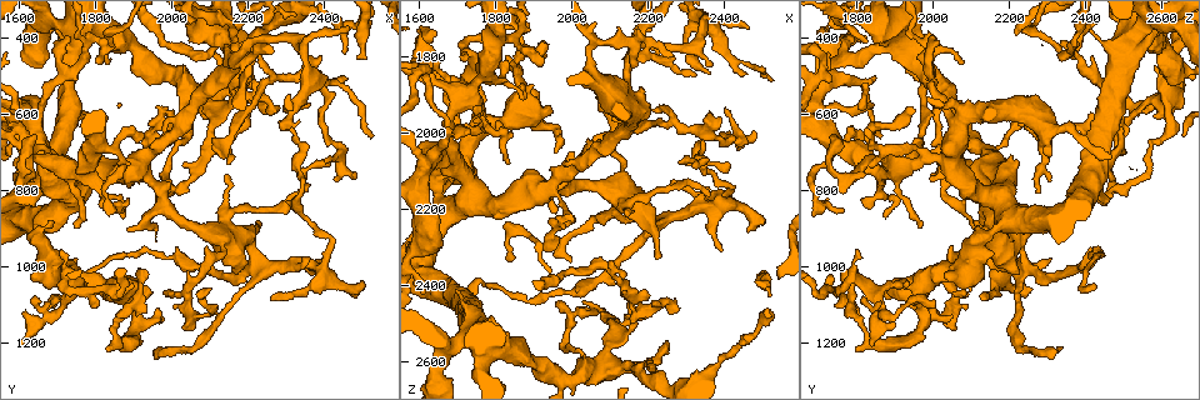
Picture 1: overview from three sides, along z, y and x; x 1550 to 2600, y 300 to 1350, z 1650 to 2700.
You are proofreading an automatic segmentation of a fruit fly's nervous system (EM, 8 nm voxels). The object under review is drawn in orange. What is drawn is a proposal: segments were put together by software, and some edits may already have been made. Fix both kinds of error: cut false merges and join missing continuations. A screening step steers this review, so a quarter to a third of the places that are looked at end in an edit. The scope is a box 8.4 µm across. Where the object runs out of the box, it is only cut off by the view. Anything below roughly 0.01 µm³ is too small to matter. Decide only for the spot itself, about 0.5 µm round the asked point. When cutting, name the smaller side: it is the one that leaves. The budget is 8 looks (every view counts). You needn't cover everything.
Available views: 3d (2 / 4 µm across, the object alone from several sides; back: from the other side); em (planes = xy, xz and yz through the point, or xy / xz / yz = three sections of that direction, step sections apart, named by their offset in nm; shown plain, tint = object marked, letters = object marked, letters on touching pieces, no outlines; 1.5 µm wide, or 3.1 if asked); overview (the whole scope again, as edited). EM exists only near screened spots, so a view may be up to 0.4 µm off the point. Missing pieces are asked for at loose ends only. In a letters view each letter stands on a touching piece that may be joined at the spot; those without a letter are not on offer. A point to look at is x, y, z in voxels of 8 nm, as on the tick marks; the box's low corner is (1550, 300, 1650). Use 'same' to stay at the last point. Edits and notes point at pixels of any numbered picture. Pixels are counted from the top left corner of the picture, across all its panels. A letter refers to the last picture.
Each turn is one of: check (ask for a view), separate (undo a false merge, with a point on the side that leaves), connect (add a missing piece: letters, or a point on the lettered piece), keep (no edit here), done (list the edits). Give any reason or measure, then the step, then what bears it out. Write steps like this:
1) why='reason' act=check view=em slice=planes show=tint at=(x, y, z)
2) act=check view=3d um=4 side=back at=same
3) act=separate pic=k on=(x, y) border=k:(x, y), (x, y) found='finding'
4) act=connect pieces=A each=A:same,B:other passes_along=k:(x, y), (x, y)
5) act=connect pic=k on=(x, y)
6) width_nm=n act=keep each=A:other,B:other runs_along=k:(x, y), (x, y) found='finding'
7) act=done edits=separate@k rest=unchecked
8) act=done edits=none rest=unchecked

why='three arms meet' act=check view=em slice=xz step=8 show=tint at=(1745, 1050, 1875)

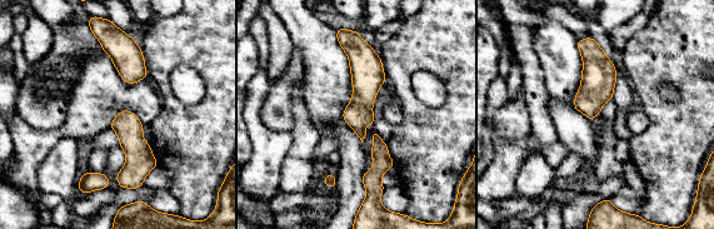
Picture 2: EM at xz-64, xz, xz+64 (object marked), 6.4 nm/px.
act=check view=em slice=planes show=letters at=same

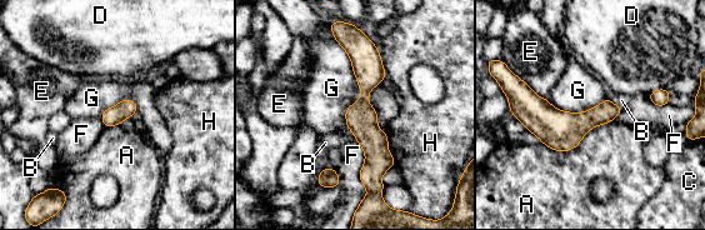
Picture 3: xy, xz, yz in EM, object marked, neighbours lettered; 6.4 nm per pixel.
act=keep each=A:other,B:other,C:other,D:other,E:other,F:other,G:other,H:other border=3:(330, 29), (361, 91), (346, 124) found='one cell here'

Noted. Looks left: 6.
why='thick turns thin' act=check view=3d um=4 side=back at=(1680, 730, 2030)

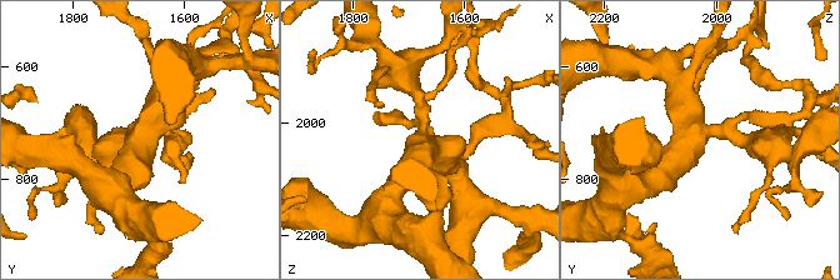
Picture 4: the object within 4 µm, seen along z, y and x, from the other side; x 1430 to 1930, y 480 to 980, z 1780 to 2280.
why='shape alone is not enough' act=check view=em slice=planes show=tint at=(1675, 725, 2040)

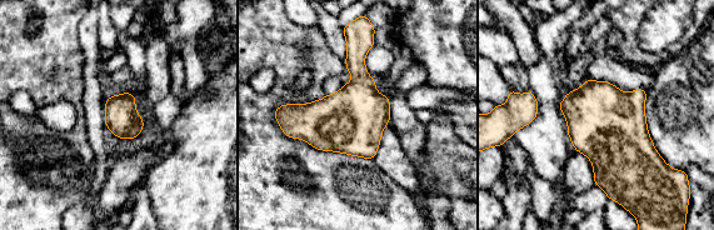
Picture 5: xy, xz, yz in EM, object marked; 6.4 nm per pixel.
why='what lies round it' act=check view=em slice=planes show=letters at=same

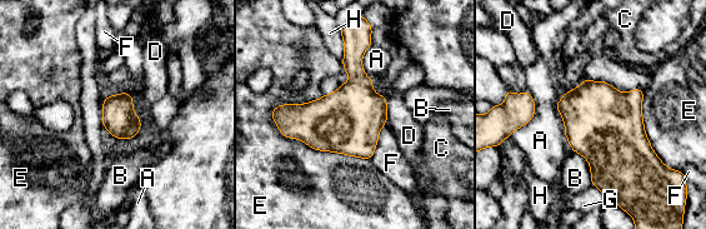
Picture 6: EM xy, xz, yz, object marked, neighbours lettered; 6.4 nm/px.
width_nm=420 act=keep each=A:other,B:other,C:other,D:other,E:other,F:other,G:other,H:other border=6:(270, 113), (285, 137), (369, 159) found='one cell here'

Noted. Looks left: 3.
why='tapers out' act=check view=em slice=planes show=letters at=(2485, 760, 1990)

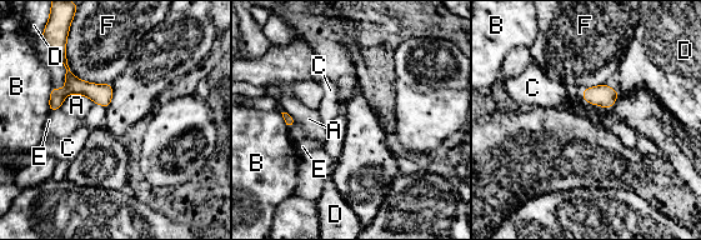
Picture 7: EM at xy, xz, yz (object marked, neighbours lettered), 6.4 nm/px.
act=keep each=A:other,B:other,C:other,D:other,E:other,F:other border=7:(70, 24), (69, 69), (110, 84) found='none of them fits'

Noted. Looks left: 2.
act=done edits=none rest=unchecked

